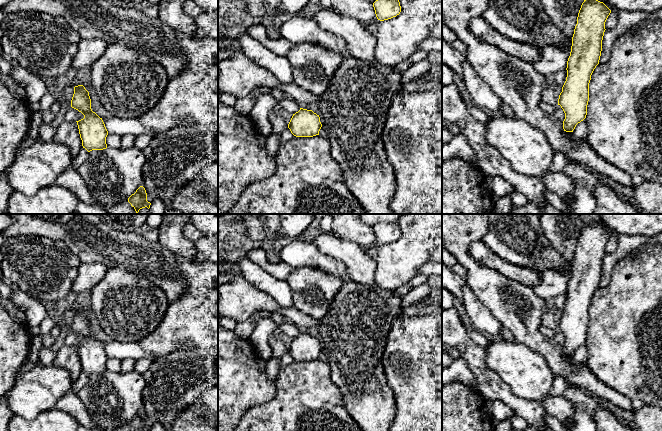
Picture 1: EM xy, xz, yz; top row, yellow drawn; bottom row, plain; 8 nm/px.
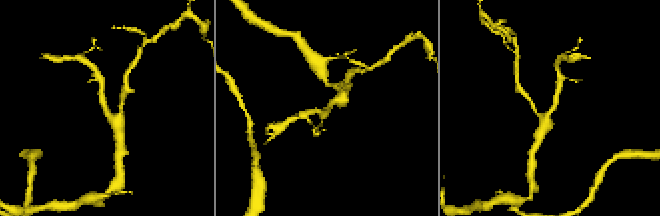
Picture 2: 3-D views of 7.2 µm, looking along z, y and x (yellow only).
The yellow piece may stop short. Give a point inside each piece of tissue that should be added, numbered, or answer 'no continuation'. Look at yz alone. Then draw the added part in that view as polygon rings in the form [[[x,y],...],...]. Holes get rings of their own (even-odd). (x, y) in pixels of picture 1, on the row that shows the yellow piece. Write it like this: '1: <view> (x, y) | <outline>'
no continuation

